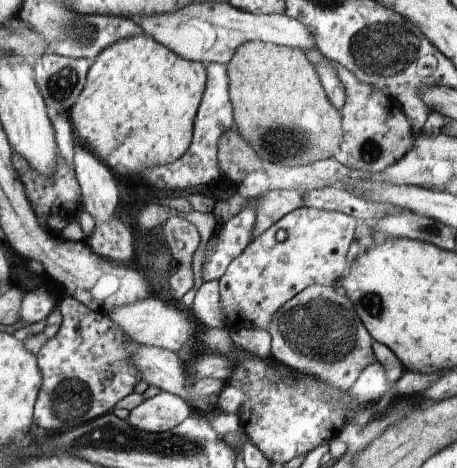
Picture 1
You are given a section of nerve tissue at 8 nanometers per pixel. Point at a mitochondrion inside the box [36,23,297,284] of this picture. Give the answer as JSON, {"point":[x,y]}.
{"point":[60,84]}

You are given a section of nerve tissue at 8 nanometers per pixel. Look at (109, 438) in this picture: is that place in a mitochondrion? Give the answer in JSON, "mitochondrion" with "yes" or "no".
{"mitochondrion":"yes"}

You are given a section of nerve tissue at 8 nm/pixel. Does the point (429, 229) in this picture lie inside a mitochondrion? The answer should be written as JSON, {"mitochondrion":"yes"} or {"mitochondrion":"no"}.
{"mitochondrion":"yes"}

